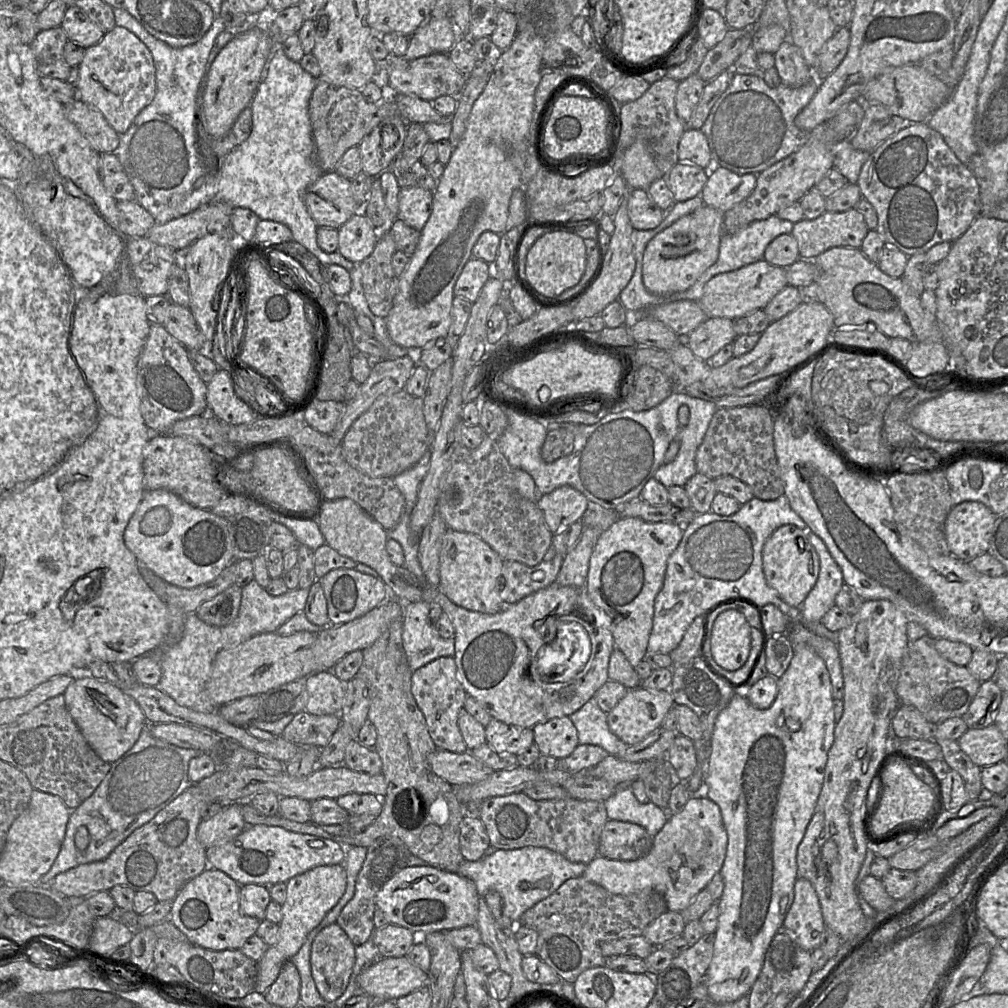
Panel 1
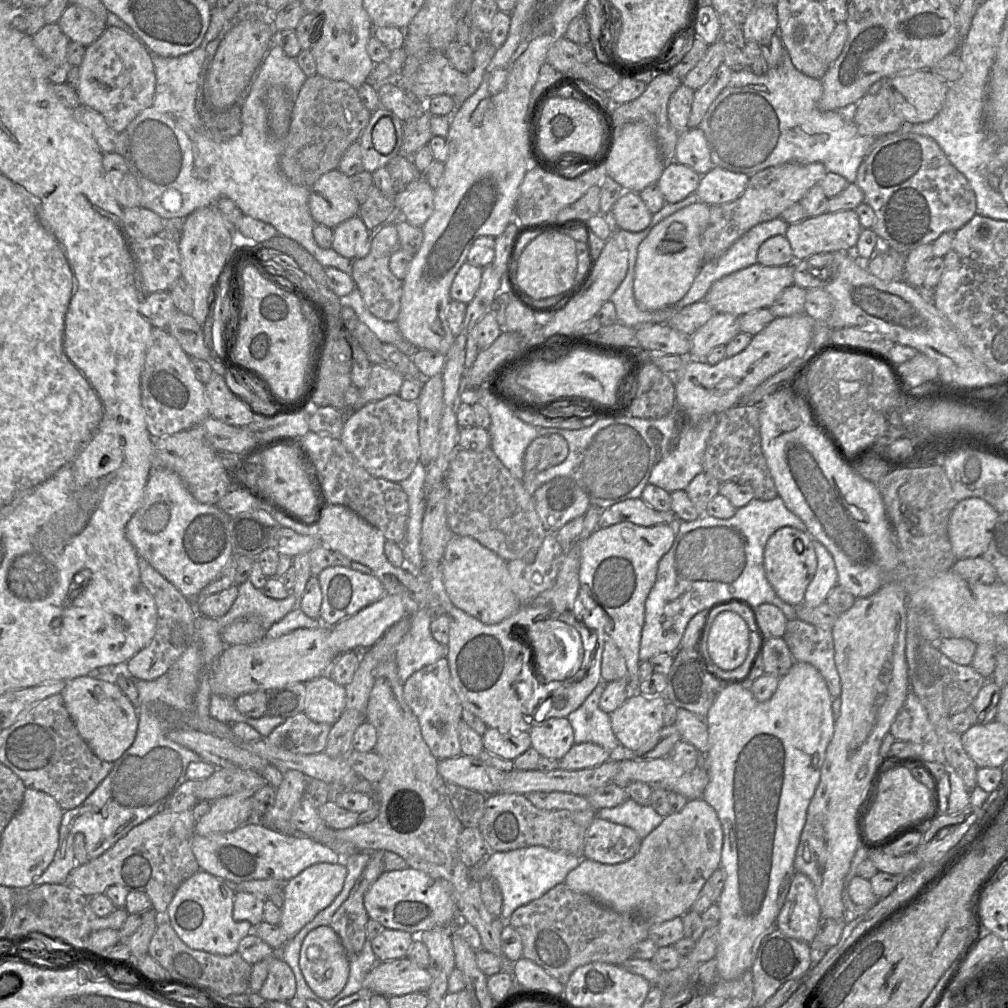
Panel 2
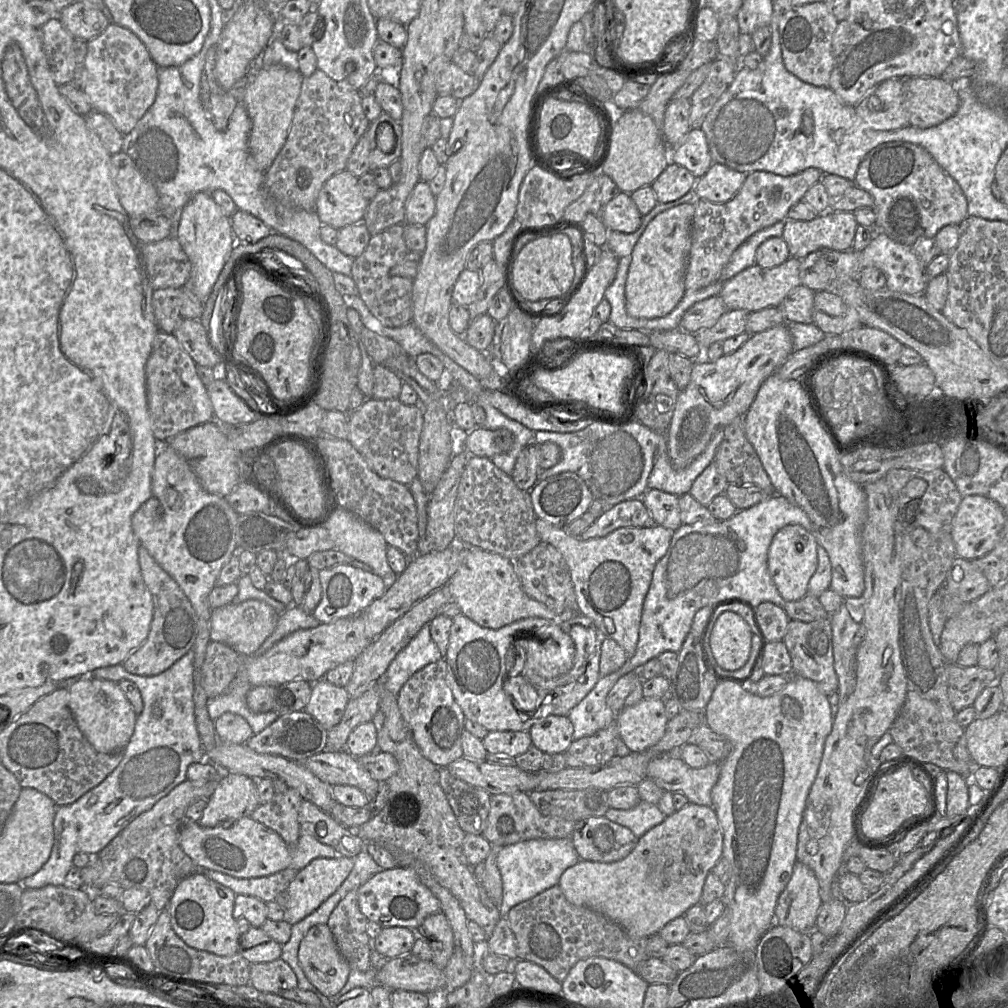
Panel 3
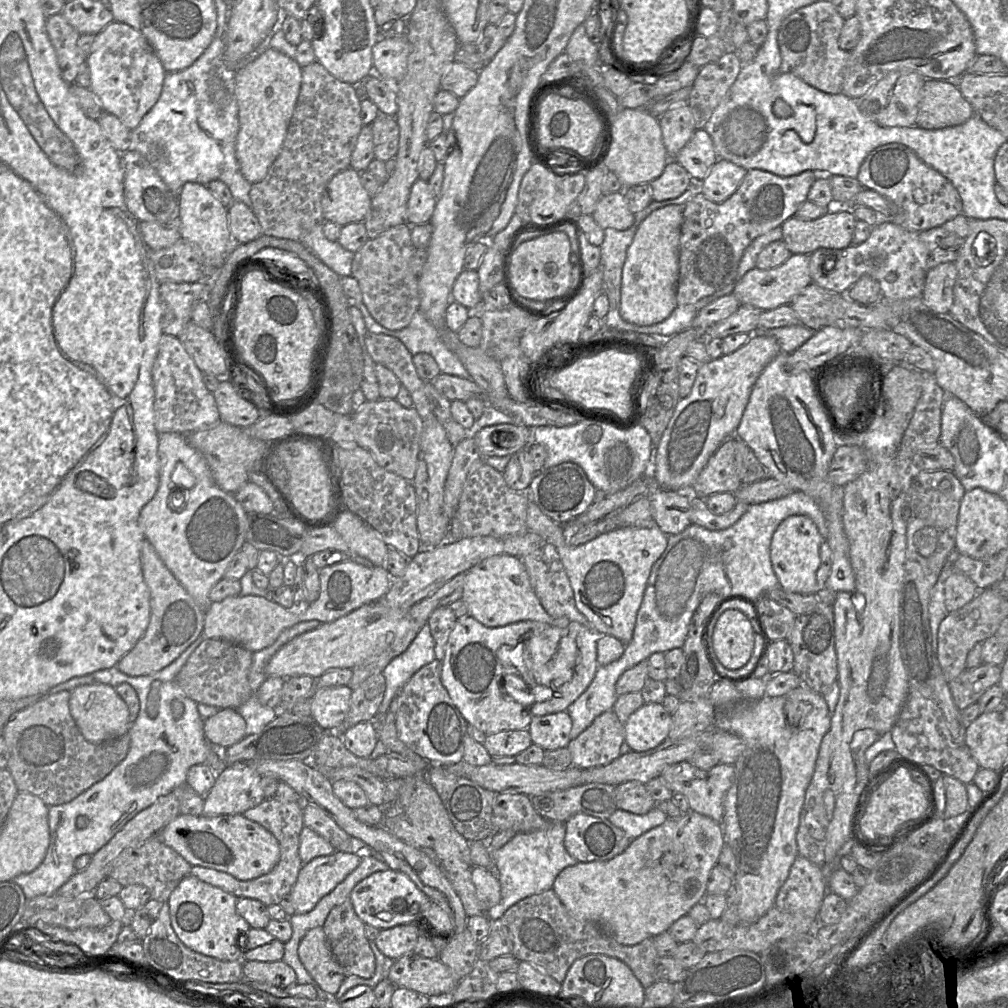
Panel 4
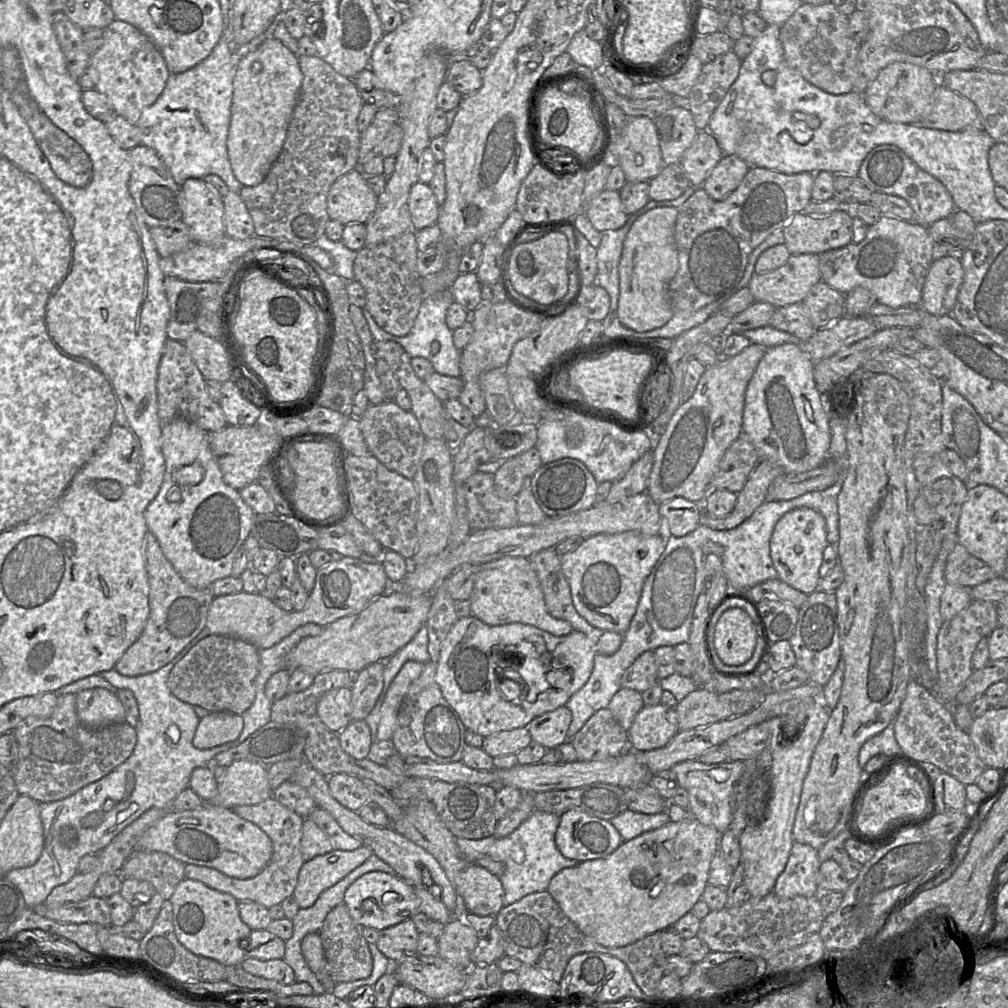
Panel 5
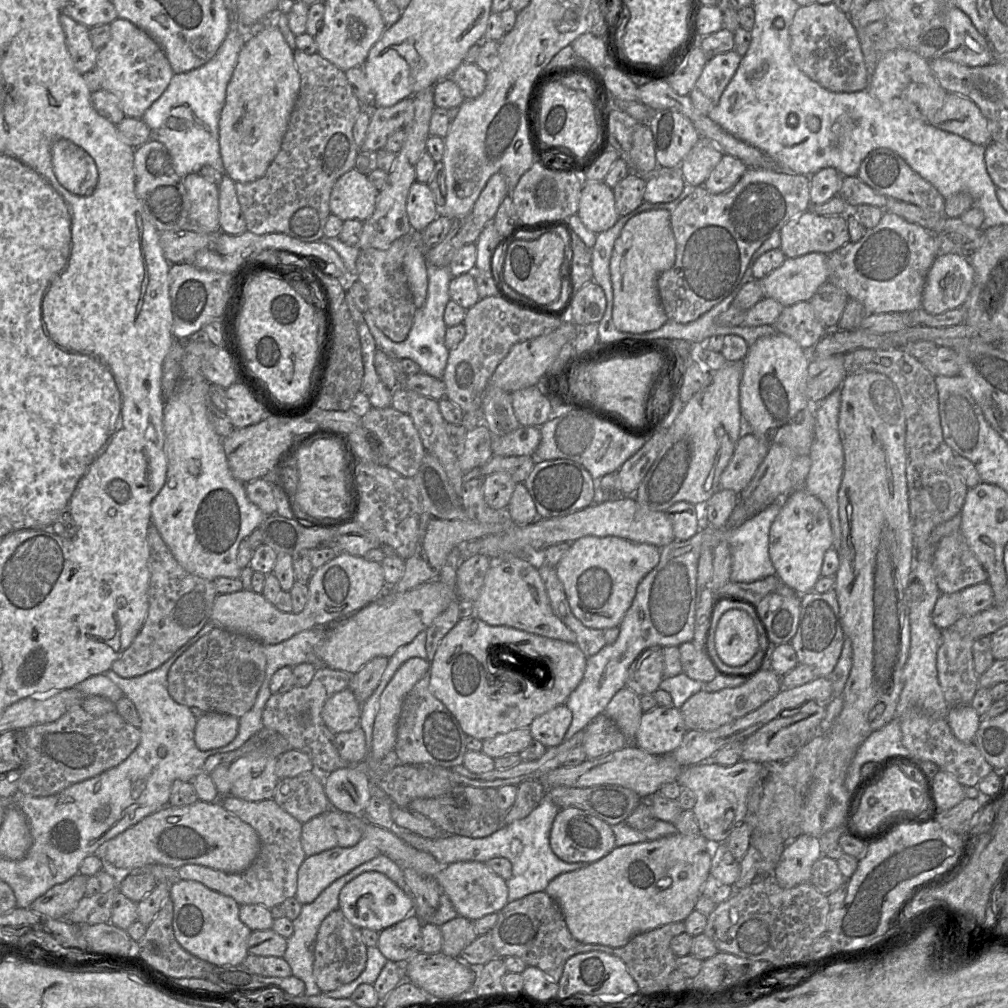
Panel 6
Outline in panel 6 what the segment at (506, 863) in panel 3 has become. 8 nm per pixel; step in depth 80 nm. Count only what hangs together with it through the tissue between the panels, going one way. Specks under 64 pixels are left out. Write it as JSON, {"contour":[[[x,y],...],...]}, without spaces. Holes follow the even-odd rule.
{"contour":[[[546,792],[539,805],[525,818],[504,825],[485,838],[469,838],[459,835],[443,835],[429,839],[404,828],[392,830],[400,839],[413,848],[431,854],[443,866],[461,861],[485,863],[492,858],[506,858],[512,865],[512,876],[507,880],[508,902],[523,898],[531,893],[543,892],[549,882],[562,873],[582,869],[585,862],[568,863],[559,859],[550,847],[550,831],[560,808]]]}

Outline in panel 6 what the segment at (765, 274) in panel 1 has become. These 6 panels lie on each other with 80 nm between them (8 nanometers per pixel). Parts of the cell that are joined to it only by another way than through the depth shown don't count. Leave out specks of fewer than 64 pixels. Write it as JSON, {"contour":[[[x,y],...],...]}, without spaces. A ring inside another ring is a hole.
{"contour":[[[818,252],[787,258],[765,277],[758,280],[764,297],[785,306],[809,301],[818,288],[828,281],[827,255]]]}

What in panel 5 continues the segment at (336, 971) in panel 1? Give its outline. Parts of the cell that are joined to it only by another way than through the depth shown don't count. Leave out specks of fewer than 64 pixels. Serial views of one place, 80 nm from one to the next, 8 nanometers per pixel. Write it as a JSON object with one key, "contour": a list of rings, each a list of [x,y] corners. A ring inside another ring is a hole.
{"contour":[[[319,932],[309,933],[303,938],[301,952],[308,967],[325,988],[325,992],[332,992],[335,983],[328,971],[328,965]]]}

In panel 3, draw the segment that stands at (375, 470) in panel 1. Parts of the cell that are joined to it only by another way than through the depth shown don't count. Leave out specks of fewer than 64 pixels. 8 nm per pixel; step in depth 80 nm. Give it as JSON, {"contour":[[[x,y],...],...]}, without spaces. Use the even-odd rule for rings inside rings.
{"contour":[[[366,398],[362,405],[347,412],[347,440],[380,477],[409,485],[418,475],[419,440],[423,427],[421,404],[405,405],[398,399]]]}

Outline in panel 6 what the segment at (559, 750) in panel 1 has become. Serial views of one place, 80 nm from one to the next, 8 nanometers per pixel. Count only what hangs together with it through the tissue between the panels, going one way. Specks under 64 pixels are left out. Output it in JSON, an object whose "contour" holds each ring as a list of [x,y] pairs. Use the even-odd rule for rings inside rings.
{"contour":[[[566,704],[538,716],[531,723],[529,730],[532,738],[546,748],[560,745],[572,722],[572,712]]]}

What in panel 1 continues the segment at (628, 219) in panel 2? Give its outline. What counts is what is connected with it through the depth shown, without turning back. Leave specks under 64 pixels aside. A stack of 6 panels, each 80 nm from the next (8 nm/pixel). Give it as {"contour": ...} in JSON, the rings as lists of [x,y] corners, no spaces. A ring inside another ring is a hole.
{"contour":[[[646,189],[631,190],[627,211],[635,230],[654,229],[666,217],[666,212],[655,204]]]}

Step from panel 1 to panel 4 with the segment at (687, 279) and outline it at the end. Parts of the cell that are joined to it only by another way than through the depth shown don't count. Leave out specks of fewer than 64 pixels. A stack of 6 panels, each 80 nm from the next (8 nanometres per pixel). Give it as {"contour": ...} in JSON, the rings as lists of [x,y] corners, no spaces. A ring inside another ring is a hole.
{"contour":[[[668,205],[653,211],[638,227],[627,249],[622,270],[620,314],[637,326],[651,326],[666,320],[678,306],[680,234],[685,205]]]}

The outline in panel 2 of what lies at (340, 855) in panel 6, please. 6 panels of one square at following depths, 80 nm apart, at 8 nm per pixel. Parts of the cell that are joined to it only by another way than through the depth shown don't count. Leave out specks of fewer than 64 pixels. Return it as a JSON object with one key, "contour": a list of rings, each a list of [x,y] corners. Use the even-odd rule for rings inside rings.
{"contour":[[[343,860],[337,863],[316,863],[288,880],[285,885],[285,902],[282,907],[280,926],[292,939],[321,910],[329,906],[343,888],[347,868]]]}

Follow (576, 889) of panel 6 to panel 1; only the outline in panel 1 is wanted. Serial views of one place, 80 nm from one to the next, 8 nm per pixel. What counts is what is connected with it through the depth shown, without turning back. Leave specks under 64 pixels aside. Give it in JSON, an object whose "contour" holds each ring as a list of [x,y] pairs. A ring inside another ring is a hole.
{"contour":[[[701,792],[691,795],[679,813],[669,815],[665,825],[653,837],[653,845],[647,855],[634,861],[612,860],[597,855],[586,865],[581,877],[617,895],[630,895],[652,888],[664,896],[668,911],[681,912],[707,886],[713,876],[720,872],[726,856],[727,844],[728,836],[720,808]]]}

